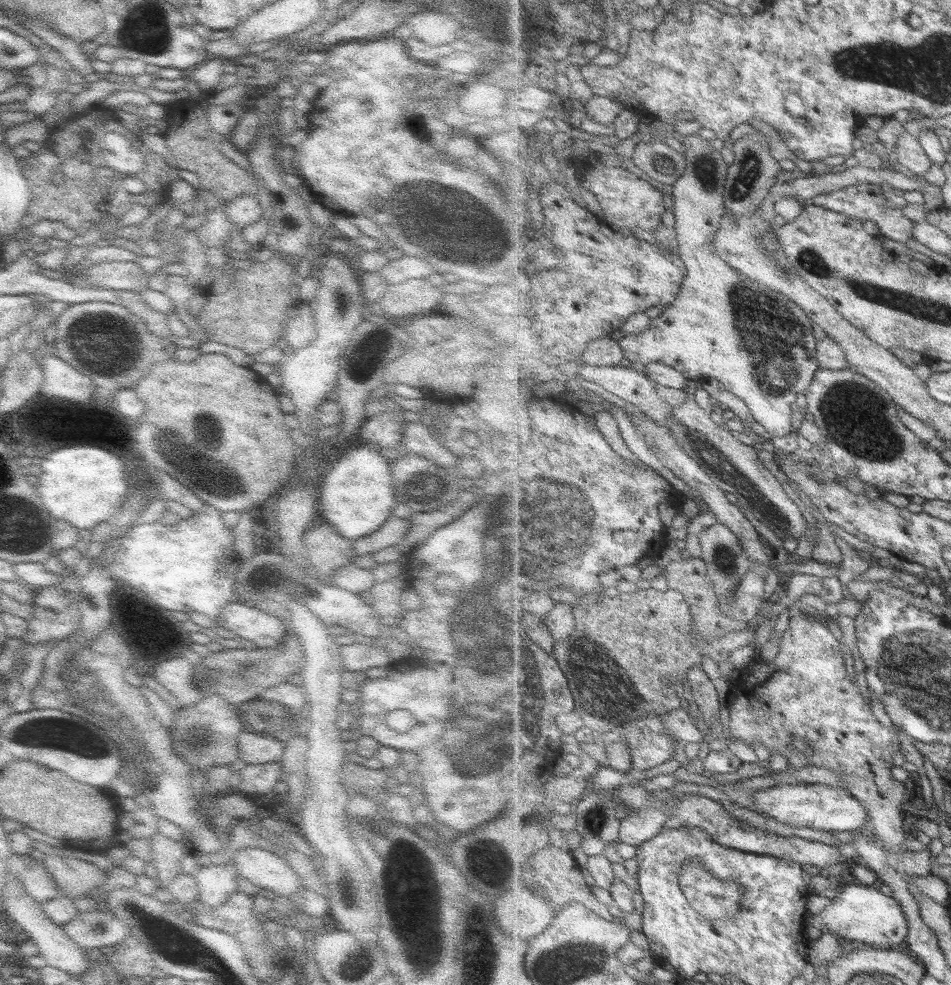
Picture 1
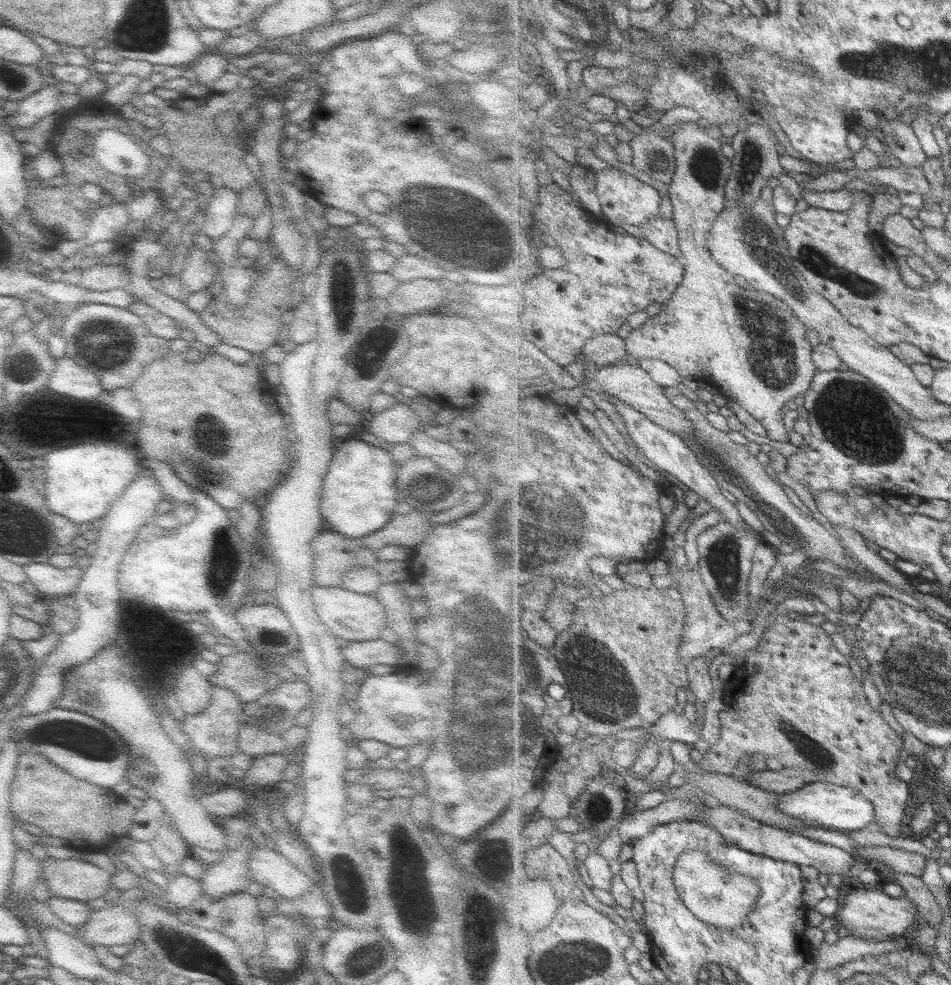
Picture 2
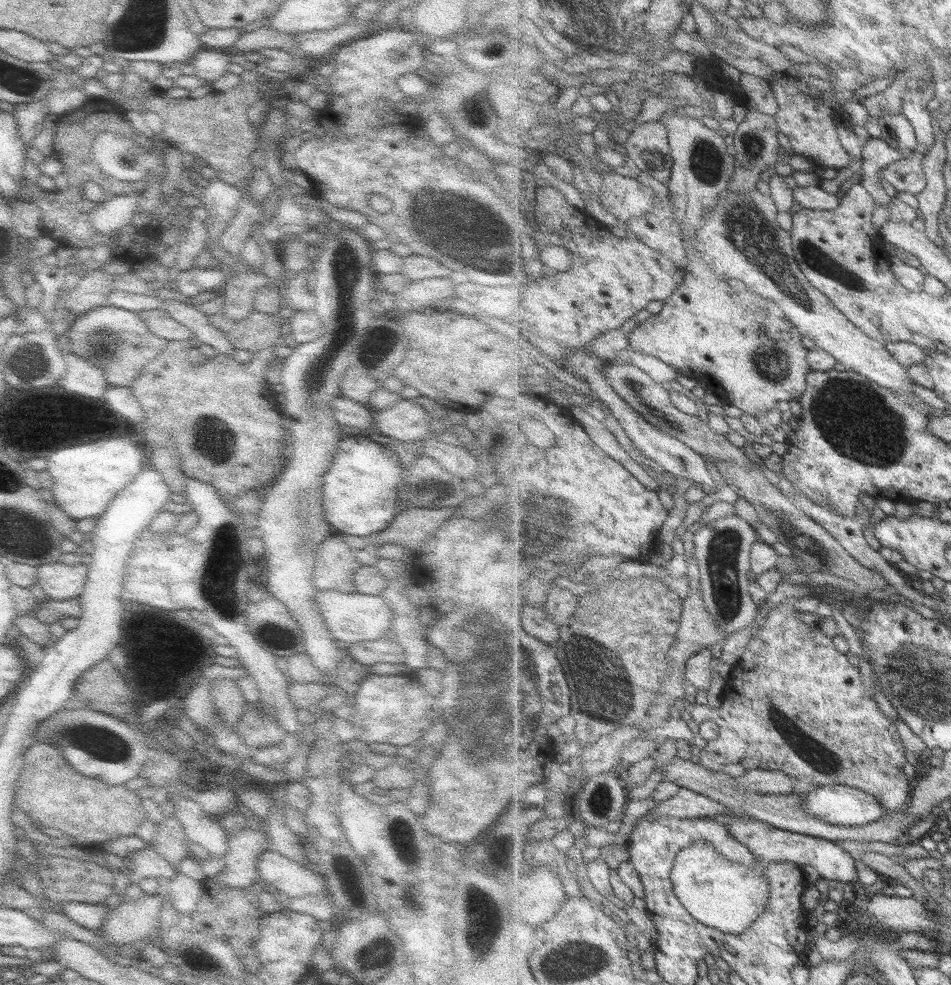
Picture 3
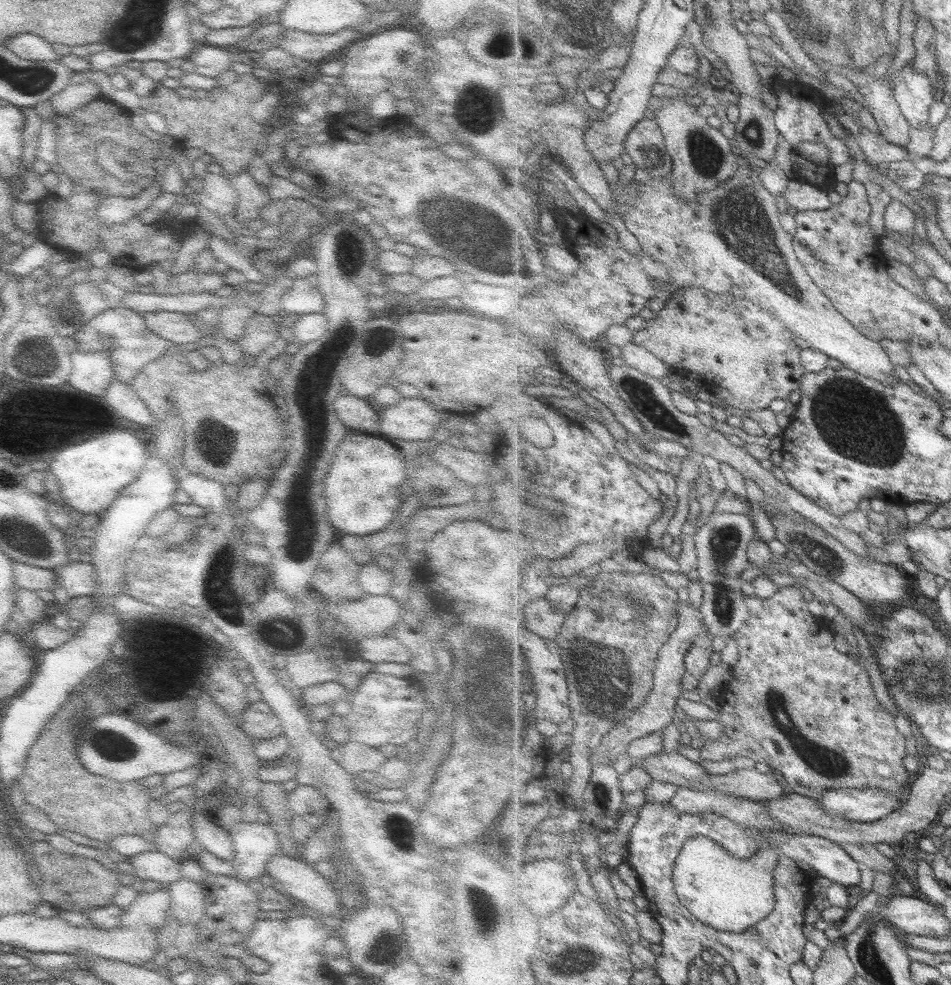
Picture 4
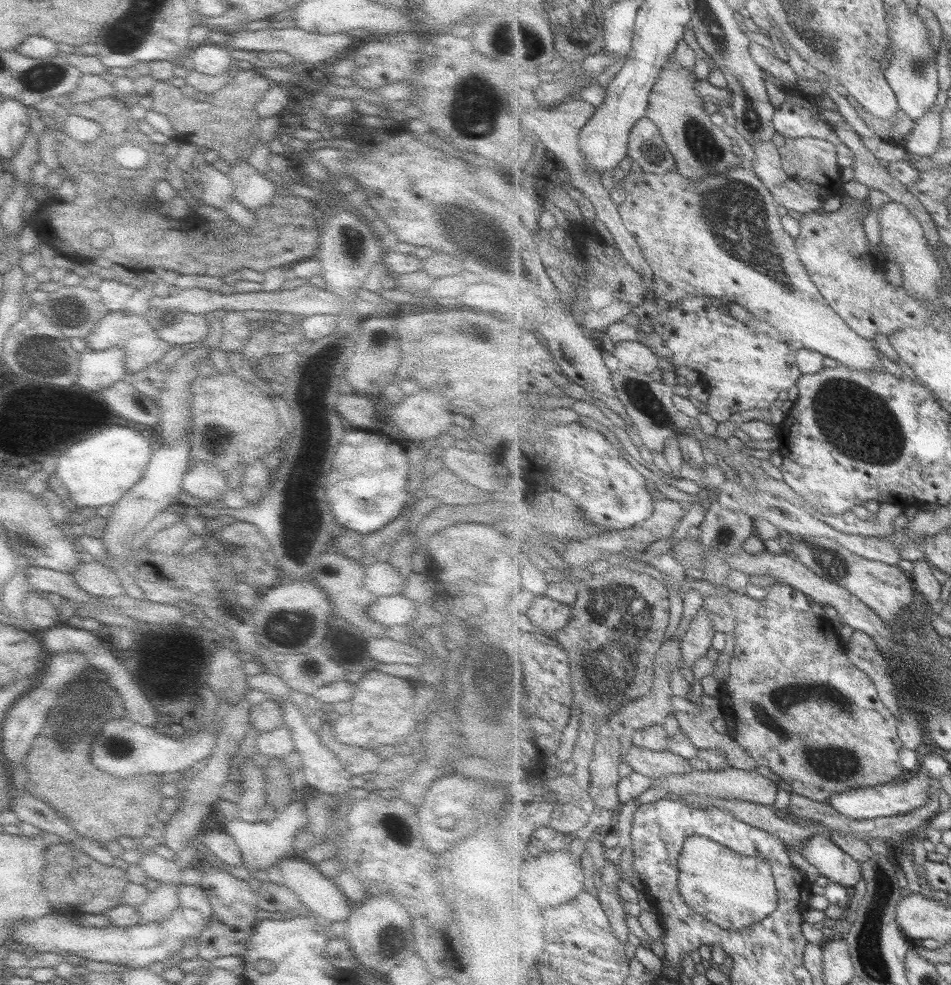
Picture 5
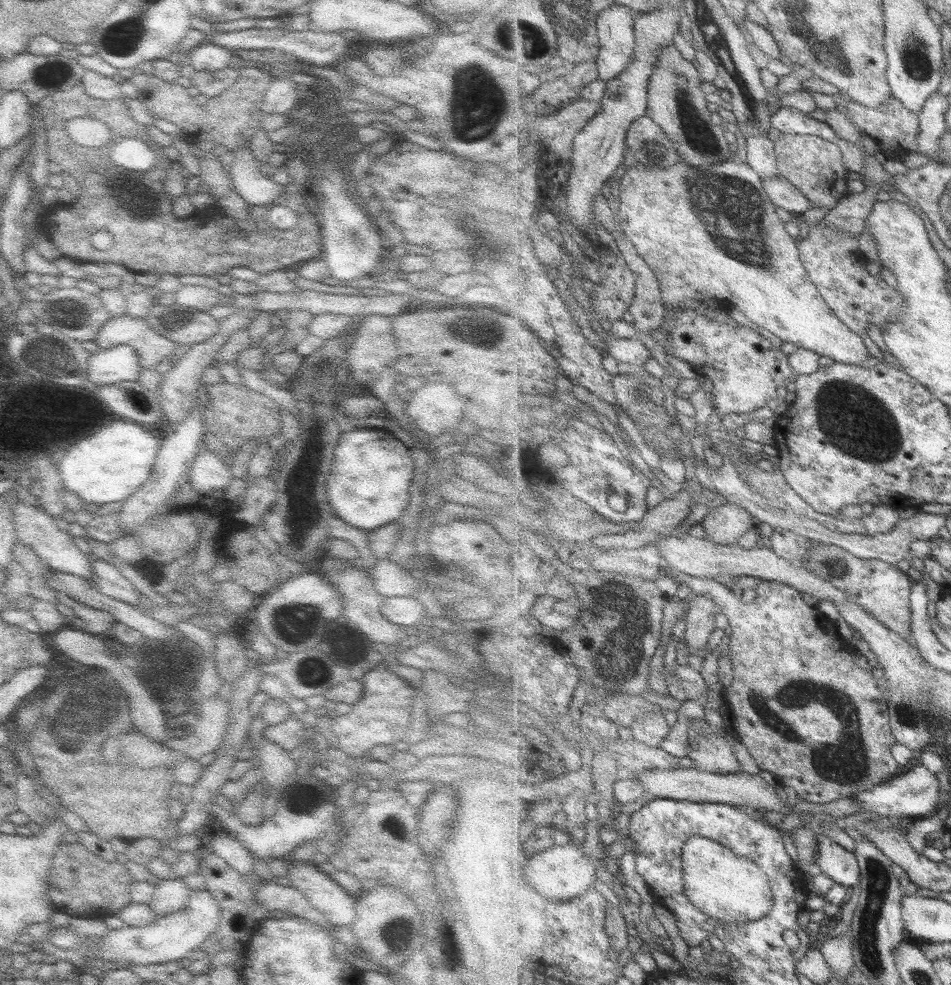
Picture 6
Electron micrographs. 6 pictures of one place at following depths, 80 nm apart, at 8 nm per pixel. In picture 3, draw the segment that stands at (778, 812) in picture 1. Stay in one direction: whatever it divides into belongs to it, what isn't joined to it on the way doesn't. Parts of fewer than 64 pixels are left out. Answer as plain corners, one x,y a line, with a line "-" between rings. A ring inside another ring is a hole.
817,785
811,792
801,795
807,814
835,826
865,826
885,816
886,810
879,798
857,787
845,785

